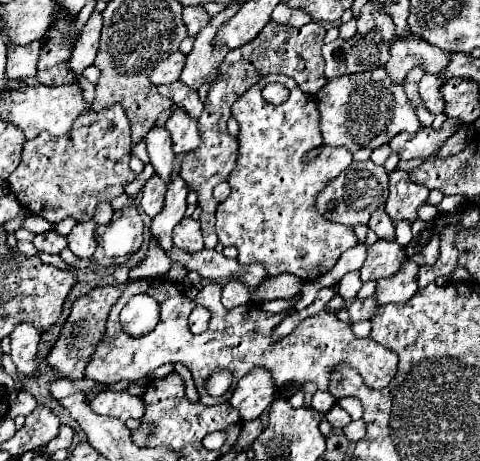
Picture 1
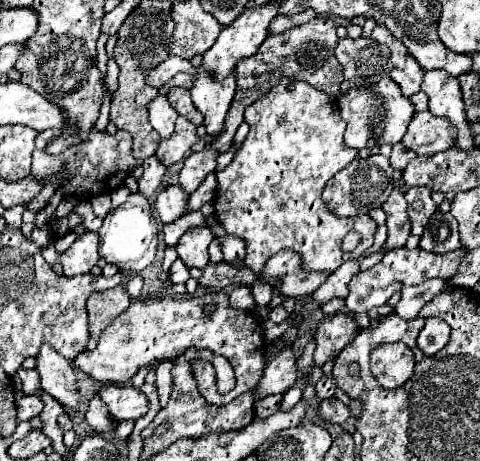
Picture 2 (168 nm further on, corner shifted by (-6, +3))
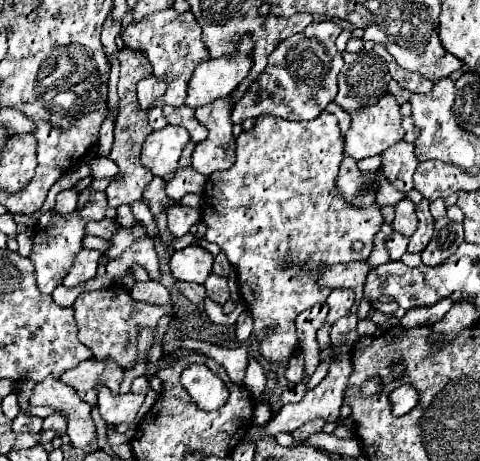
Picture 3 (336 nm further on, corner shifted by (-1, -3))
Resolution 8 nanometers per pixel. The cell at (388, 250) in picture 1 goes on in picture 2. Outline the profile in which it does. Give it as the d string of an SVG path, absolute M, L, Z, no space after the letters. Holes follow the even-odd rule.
M407 246L385 252L383 260L379 264L375 264L371 270L367 272L359 272L357 276L353 276L353 280L349 282L349 294L345 298L347 310L349 312L369 312L371 308L377 308L381 304L385 304L397 290L401 290L403 286L413 286L413 284L421 284L427 278L449 278L451 274L455 274L457 264L459 264L459 256L463 252L451 252L451 254L431 254L425 252L421 248L409 250Z

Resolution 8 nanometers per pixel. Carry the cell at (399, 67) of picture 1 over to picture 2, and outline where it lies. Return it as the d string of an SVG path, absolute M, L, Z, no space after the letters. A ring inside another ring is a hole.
M407 56L405 68L403 68L403 70L393 68L393 70L389 72L389 76L399 84L399 88L401 88L401 92L403 92L403 96L407 96L407 98L409 98L409 96L413 96L413 94L417 94L417 92L421 90L421 82L423 82L425 72L421 70L419 62L415 62L415 58Z

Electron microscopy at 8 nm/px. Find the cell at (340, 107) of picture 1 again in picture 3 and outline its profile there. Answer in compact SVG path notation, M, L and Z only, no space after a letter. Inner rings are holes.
M386 94L376 104L368 106L368 108L360 108L358 112L352 114L352 124L350 124L350 130L344 140L344 152L348 156L352 156L354 160L362 160L368 156L382 154L384 150L388 150L392 144L400 142L402 138L404 138L404 128L402 128L400 106L394 100L394 96Z

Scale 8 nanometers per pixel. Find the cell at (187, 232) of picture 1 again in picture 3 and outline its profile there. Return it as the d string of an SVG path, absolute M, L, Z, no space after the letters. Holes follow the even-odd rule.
M192 244L172 254L170 272L176 280L204 284L212 272L212 264L214 264L214 256L202 246Z

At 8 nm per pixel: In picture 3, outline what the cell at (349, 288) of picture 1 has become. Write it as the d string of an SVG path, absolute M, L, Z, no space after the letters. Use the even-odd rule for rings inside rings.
M394 232L394 234L388 238L386 246L388 246L390 258L392 258L392 260L400 260L400 256L402 256L402 254L406 252L406 248L408 248L408 238L402 236L402 234L398 234L398 232Z

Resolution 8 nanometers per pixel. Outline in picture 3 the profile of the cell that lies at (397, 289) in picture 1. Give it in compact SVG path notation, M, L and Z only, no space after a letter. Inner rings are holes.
M440 300L434 306L420 306L420 308L412 308L406 312L406 316L400 320L400 324L404 328L418 328L418 326L432 326L438 320L442 320L442 316L452 308L454 302L450 300Z

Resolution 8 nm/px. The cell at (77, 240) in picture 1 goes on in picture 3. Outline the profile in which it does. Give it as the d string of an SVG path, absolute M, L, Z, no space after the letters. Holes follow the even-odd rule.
M84 248L76 260L74 260L74 268L68 272L68 276L64 278L64 286L68 288L74 288L74 286L80 286L88 280L92 280L96 276L96 268L98 268L98 260L100 260L102 252L100 250L88 250Z

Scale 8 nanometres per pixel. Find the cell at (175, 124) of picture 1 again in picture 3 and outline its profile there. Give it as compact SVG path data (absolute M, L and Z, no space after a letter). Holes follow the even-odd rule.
M168 124L162 130L154 130L142 146L140 162L154 174L166 176L178 168L180 154L190 142L188 132L182 126Z

